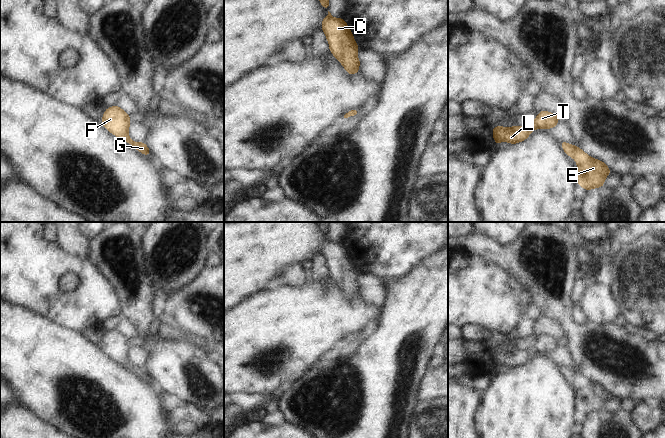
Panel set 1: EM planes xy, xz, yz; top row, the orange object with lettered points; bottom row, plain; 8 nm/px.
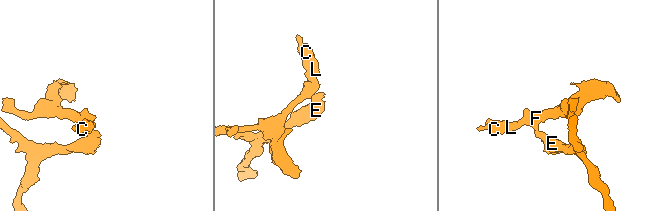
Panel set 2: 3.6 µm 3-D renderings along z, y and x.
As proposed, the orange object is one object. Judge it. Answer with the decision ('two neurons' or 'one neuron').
one neuron

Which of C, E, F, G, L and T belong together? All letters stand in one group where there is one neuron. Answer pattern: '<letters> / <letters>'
C E F G L T

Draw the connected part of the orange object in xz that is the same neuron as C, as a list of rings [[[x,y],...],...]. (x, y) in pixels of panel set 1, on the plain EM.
[[[328,239],[322,243],[321,253],[329,267],[329,275],[342,288],[345,295],[354,299],[359,296],[360,284],[357,269],[353,258],[343,242],[334,242]]]

